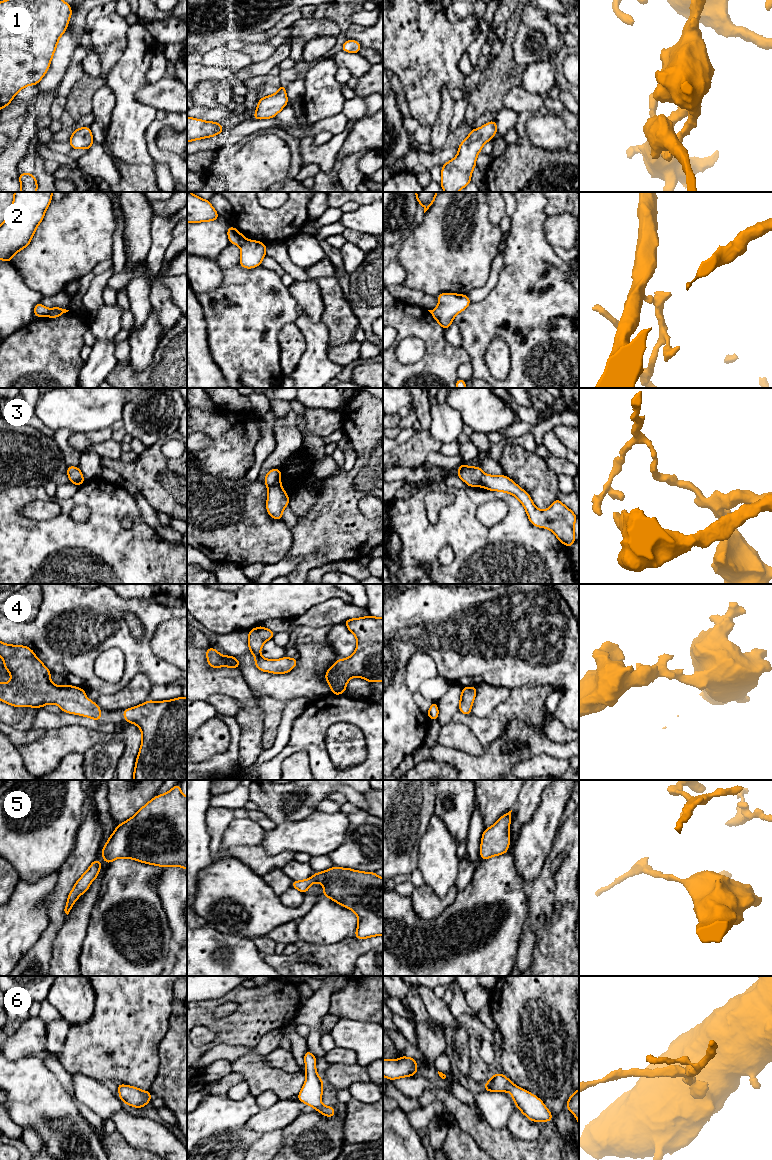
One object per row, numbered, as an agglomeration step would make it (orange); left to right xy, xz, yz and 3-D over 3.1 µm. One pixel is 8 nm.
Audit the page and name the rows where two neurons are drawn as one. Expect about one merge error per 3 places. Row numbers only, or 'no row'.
2, 3

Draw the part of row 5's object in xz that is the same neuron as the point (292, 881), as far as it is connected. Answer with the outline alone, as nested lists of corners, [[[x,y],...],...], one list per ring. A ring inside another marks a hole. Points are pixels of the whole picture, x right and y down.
[[[332,867],[309,879],[292,881],[291,887],[306,894],[315,882],[324,887],[322,897],[329,897],[357,915],[357,939],[383,935],[383,878],[375,872]]]

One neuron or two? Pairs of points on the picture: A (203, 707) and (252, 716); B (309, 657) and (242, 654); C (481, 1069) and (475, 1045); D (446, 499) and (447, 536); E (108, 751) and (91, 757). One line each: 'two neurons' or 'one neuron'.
A: two neurons
B: one neuron
C: one neuron
D: two neurons
E: one neuron

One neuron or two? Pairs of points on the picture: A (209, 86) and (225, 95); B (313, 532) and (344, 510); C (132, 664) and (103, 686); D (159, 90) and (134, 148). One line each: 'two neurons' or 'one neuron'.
A: two neurons
B: one neuron
C: one neuron
D: two neurons

